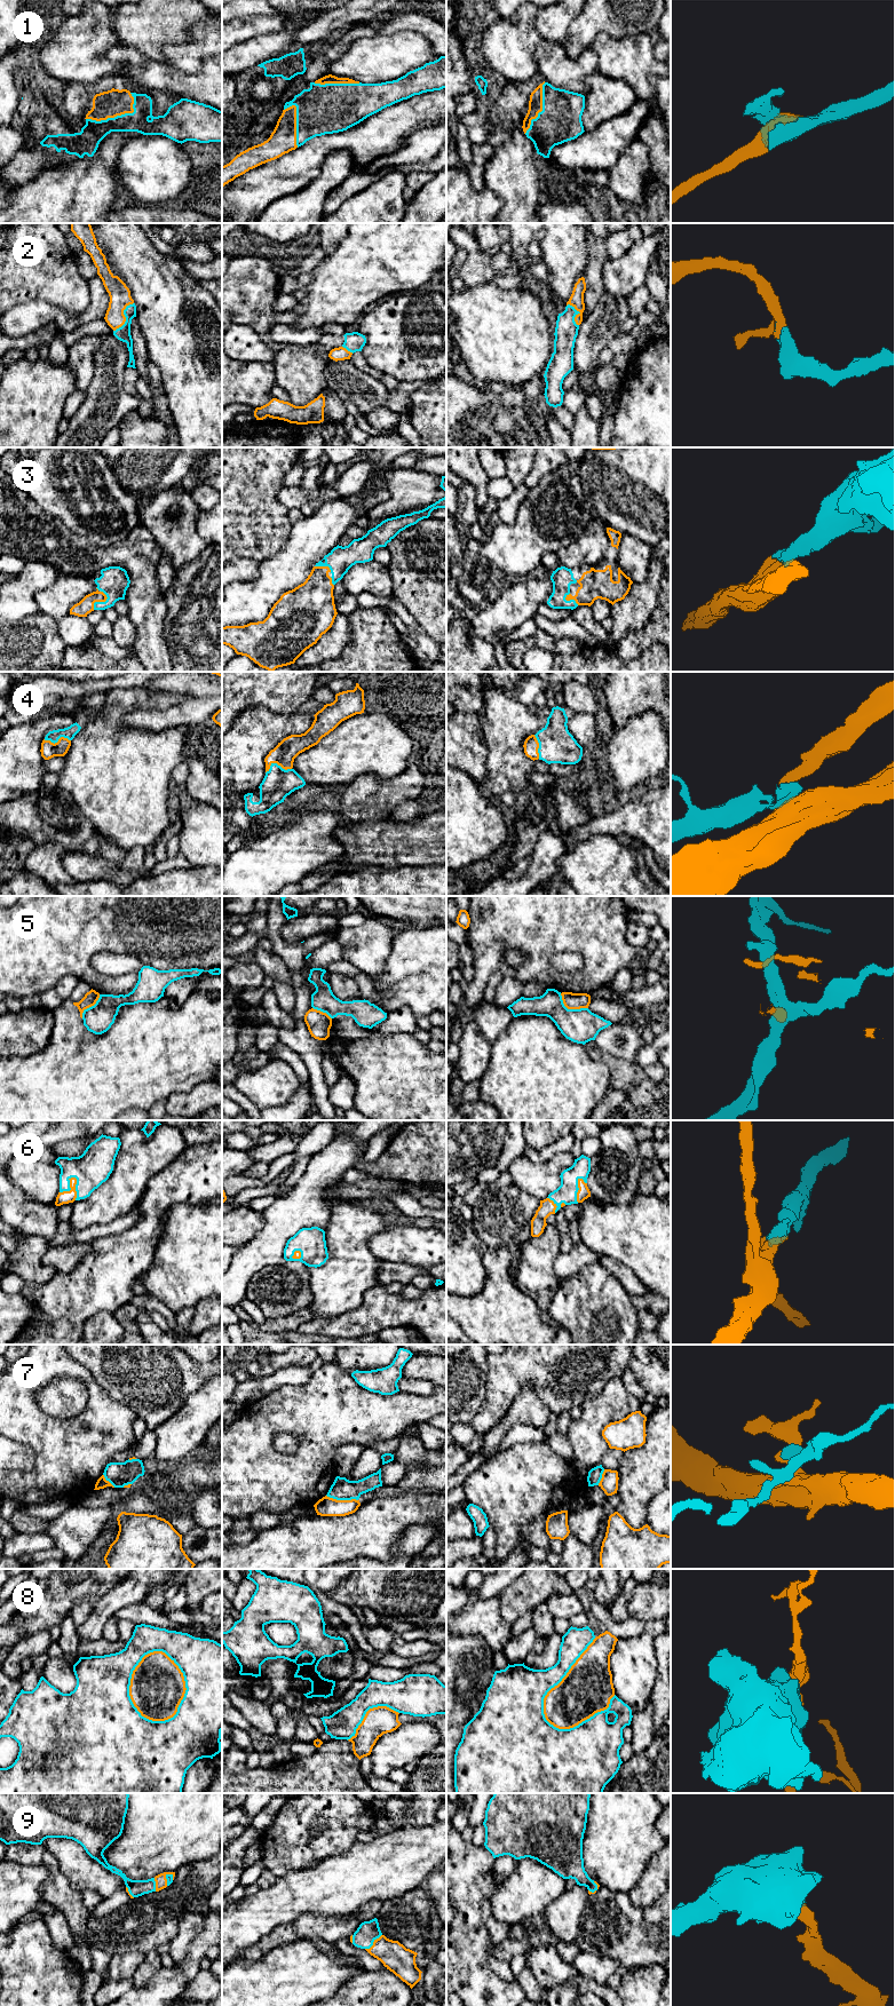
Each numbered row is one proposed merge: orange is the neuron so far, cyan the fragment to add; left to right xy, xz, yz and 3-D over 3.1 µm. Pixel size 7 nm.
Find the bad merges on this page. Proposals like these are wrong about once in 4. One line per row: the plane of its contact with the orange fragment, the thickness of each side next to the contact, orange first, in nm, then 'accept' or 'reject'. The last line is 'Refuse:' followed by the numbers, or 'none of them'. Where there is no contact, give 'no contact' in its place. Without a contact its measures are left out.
1: meets orange in xy; 190 nm thick on the orange side, 160 nm on the other; accept
2: meets orange in xy; 150 nm thick on the orange side, 100 nm on the other; accept
3: meets orange in xy; 110 nm thick on the orange side, 200 nm on the other; accept
4: meets orange in xz; 160 nm thick on the orange side, 220 nm on the other; accept
5: meets orange in yz; 110 nm thick on the orange side, 240 nm on the other; reject
6: meets orange in xy; 90 nm thick on the orange side, 240 nm on the other; accept
7: meets orange in xz; 140 nm thick on the orange side, 160 nm on the other; reject
8: meets orange in xy; 380 nm thick on the orange side, 420 nm on the other; reject
9: meets orange in xz; 200 nm thick on the orange side, 150 nm on the other; accept
Refuse: 5, 7, 8

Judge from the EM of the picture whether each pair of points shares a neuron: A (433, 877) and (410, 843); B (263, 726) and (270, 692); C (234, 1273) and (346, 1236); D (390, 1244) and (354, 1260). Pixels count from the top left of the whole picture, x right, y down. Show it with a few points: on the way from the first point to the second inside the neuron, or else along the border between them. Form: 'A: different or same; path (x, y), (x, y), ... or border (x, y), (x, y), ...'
A: different; border (434, 864), (398, 866)
B: different; border (240, 710), (263, 705), (274, 712), (293, 713)
C: different; border (333, 1205), (329, 1224), (324, 1230)
D: different; border (385, 1229), (369, 1239), (369, 1249), (381, 1261)

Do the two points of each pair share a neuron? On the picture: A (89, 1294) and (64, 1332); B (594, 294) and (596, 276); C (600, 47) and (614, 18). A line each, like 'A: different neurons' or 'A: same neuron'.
A: same neuron
B: same neuron
C: different neurons

